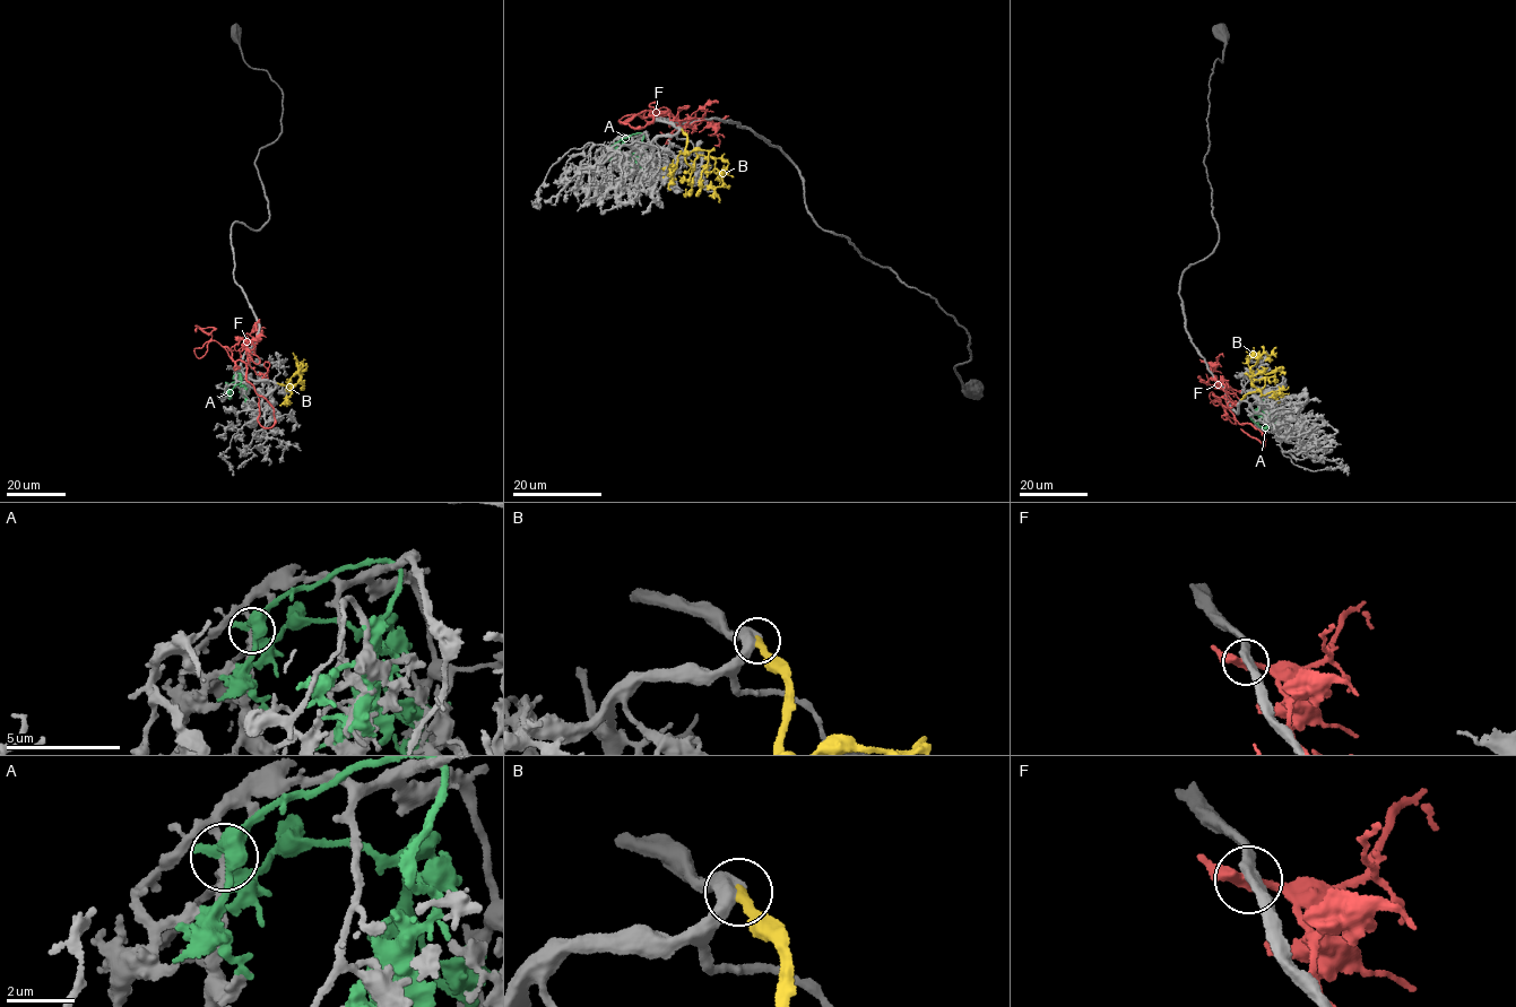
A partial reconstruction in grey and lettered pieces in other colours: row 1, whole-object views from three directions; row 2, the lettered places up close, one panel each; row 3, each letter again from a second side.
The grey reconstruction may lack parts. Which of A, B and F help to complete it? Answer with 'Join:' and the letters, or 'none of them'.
Join: B

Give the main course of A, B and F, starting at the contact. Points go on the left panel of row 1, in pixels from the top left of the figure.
A: (226, 391), (243, 382), (245, 388), (242, 384), (240, 392)
B: (277, 383), (289, 390), (292, 376), (303, 369)
F: (258, 322), (247, 379), (273, 407), (275, 419), (269, 427), (258, 420), (258, 398)

